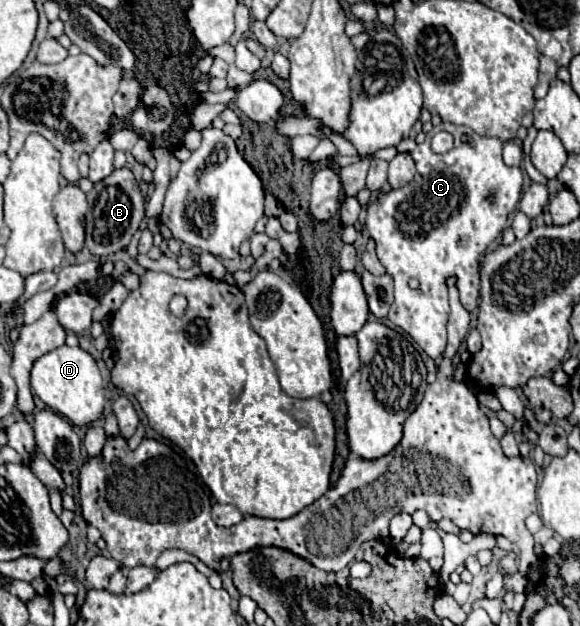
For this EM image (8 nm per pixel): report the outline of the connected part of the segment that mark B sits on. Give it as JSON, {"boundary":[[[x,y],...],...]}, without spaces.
{"boundary":[[[114,169],[114,173],[88,193],[88,213],[86,213],[86,247],[96,257],[110,257],[128,247],[132,235],[136,233],[144,217],[144,197],[130,169]]]}

